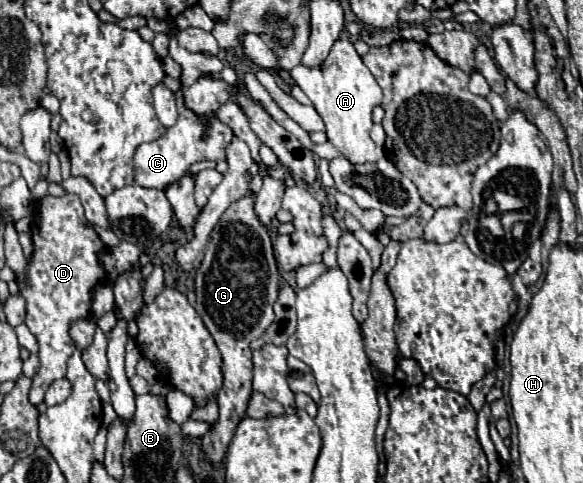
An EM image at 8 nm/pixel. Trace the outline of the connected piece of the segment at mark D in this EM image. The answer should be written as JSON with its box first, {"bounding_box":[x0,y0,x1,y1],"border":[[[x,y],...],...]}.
{"bounding_box":[18,195,106,405],"border":[[[78,195],[44,197],[38,205],[32,241],[34,253],[28,263],[28,281],[18,281],[18,285],[20,295],[26,299],[26,325],[40,345],[40,369],[32,379],[28,395],[32,405],[40,405],[48,385],[66,375],[66,361],[74,349],[68,335],[70,323],[90,315],[92,291],[106,279],[106,273],[98,261],[104,243],[98,239],[94,229],[86,225]]]}

